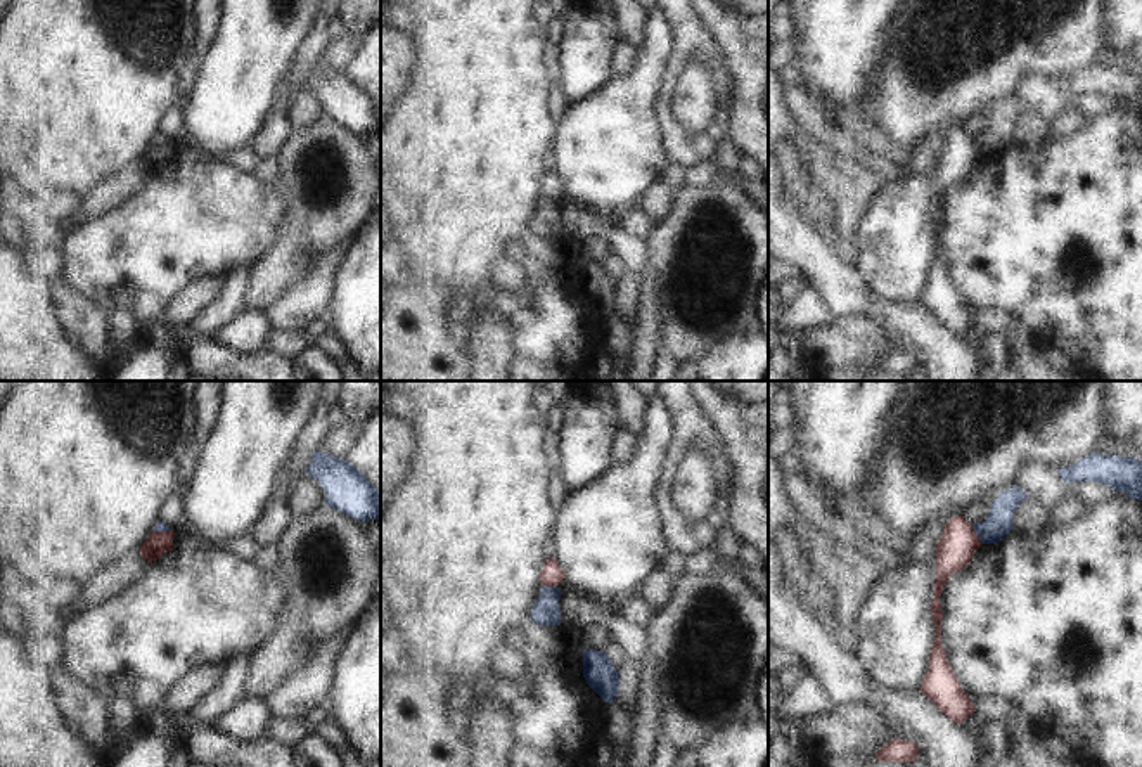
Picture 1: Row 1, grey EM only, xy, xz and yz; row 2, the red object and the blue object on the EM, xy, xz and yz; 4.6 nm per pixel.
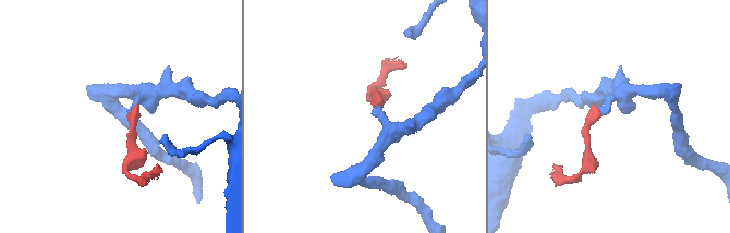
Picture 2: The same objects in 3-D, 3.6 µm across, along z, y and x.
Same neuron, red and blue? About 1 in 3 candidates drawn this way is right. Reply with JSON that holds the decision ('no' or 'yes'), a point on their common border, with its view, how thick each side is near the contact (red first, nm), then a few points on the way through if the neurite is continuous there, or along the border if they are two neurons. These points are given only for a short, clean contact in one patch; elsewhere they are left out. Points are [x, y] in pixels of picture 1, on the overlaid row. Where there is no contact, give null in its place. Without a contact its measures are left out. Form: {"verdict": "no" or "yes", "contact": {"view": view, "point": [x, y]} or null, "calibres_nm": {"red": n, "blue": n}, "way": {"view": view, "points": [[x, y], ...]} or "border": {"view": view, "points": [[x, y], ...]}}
{"verdict": "no", "contact": {"view": "yz", "point": [975, 534]}, "calibres_nm": {"red": 180, "blue": 120}, "border": {"view": "yz", "points": [[971, 525], [981, 542]]}}

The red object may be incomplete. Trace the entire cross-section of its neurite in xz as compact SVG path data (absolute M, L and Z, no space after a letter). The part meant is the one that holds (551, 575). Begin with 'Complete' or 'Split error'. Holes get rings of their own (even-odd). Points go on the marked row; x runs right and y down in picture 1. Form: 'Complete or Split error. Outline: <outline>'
Complete. Outline: M552 556L545 561L543 570L540 571L540 583L547 587L557 587L564 580L564 571L557 559Z

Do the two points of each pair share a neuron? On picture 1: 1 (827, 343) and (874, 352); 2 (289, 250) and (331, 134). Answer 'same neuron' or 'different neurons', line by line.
1: different neurons
2: same neuron

